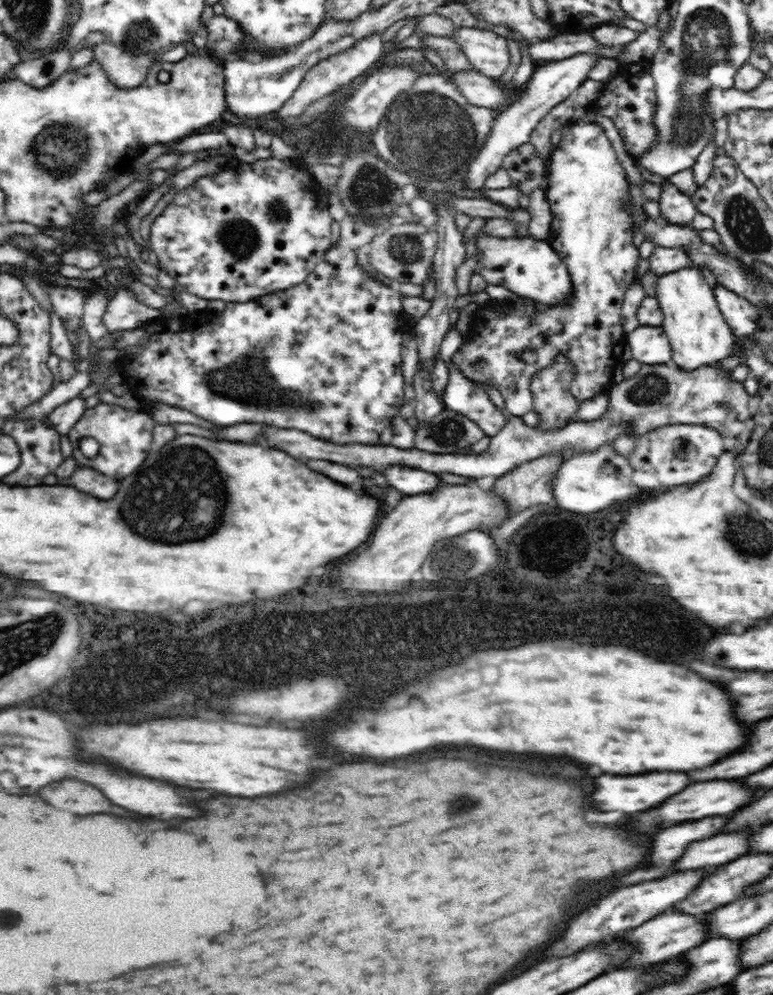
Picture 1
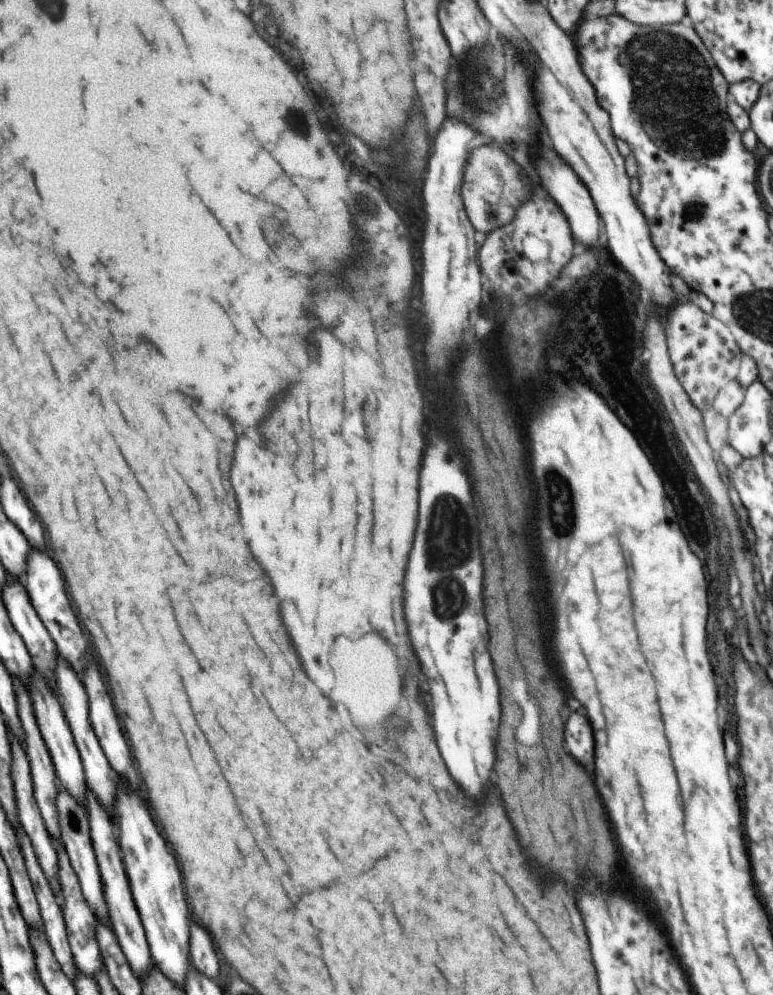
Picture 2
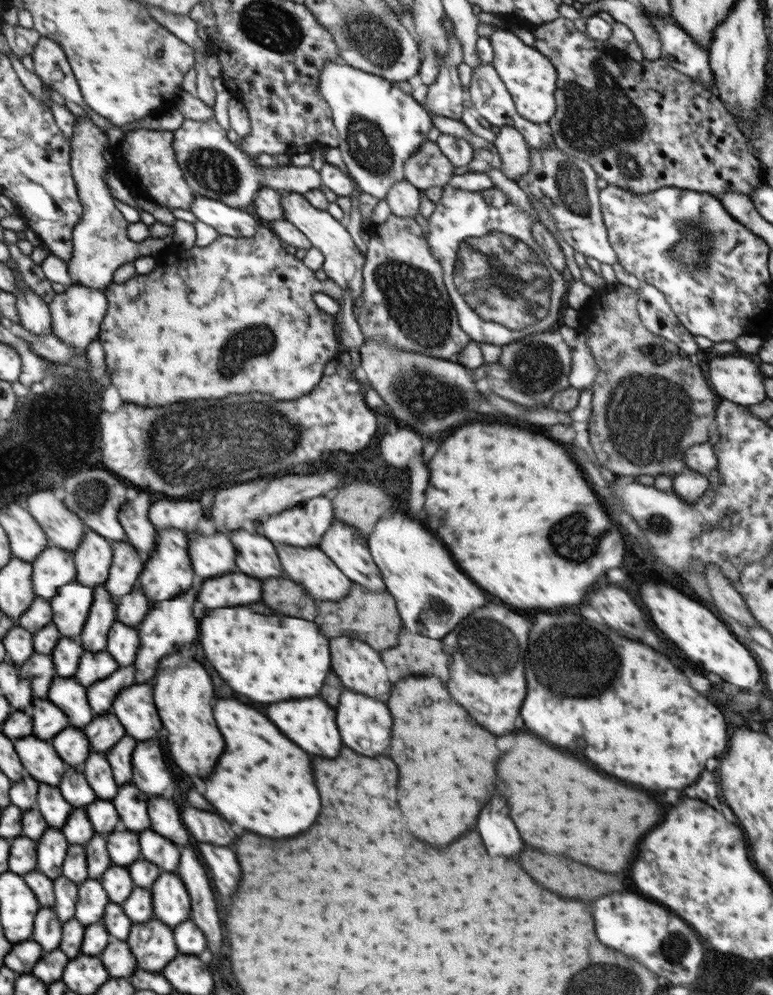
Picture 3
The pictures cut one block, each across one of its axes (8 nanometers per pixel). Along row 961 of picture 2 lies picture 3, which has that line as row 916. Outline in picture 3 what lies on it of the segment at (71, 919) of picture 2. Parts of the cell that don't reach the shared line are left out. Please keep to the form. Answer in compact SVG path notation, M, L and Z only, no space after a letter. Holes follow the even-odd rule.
M86 879L78 884L78 904L76 905L74 919L82 926L92 926L103 920L108 894L99 880Z

